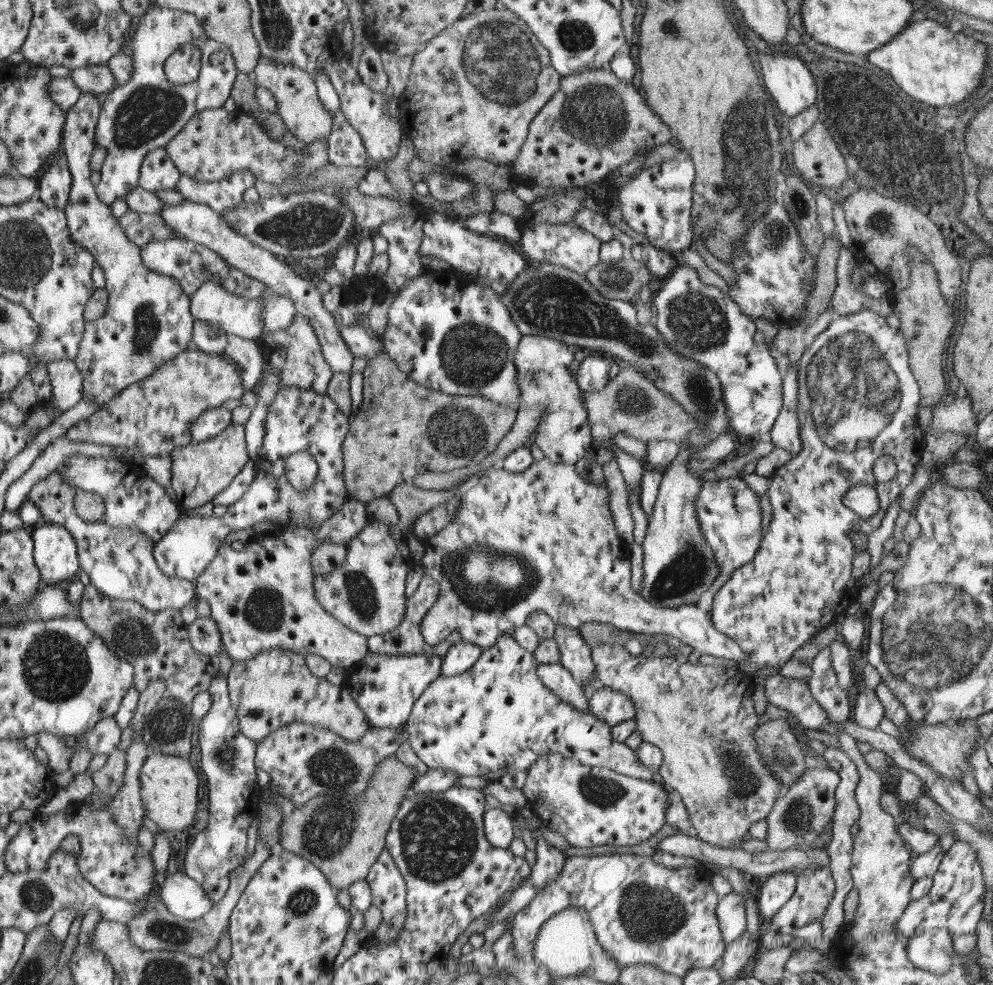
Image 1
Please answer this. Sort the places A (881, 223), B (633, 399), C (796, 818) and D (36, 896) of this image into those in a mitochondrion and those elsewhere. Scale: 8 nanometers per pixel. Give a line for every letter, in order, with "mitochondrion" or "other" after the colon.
A: mitochondrion
B: mitochondrion
C: mitochondrion
D: mitochondrion

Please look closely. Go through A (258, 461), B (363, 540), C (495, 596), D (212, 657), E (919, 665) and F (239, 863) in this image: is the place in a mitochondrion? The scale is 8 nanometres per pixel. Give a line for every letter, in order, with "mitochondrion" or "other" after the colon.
A: other
B: other
C: mitochondrion
D: other
E: mitochondrion
F: other

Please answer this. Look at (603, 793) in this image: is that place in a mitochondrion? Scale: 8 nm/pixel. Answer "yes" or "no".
yes

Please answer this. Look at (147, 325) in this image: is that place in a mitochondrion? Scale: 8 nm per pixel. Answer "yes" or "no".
yes

